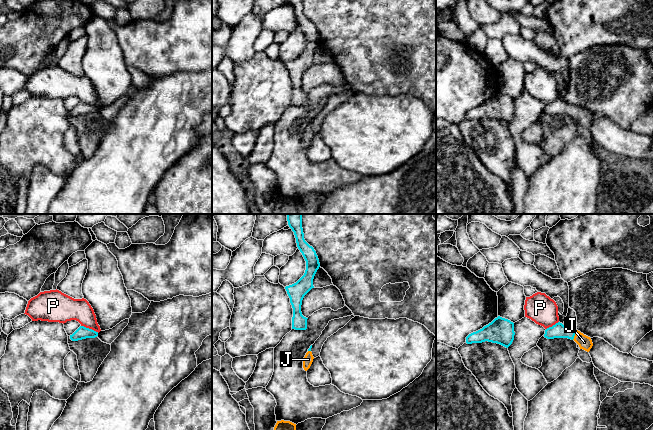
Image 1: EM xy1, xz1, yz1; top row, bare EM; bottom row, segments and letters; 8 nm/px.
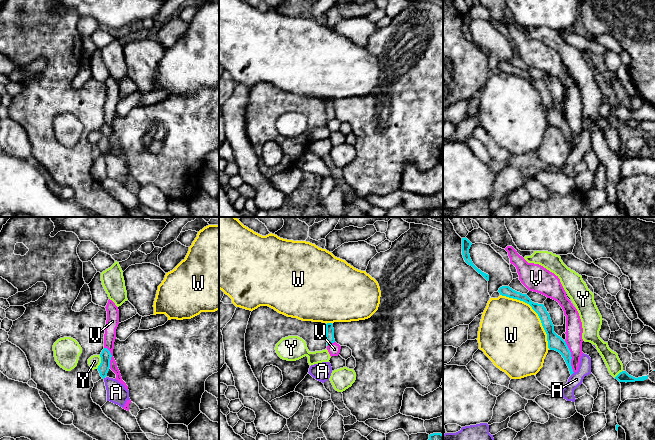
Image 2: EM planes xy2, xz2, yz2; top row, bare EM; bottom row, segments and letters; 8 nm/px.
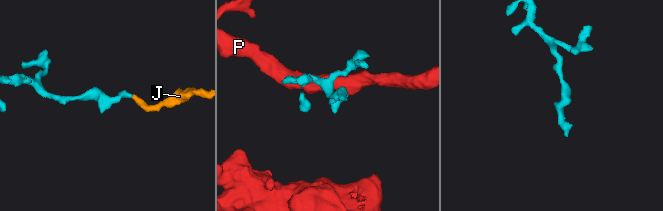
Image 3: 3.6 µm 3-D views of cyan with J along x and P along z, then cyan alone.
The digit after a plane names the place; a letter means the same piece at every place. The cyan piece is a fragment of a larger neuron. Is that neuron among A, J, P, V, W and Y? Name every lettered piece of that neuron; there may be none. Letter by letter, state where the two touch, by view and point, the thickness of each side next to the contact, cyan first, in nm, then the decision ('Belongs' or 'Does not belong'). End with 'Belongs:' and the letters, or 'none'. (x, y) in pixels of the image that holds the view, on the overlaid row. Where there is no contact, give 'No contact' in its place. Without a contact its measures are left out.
A: Touches cyan at yz2 (572, 373). Thickness 110 nm (cyan) against 110 nm. Does not belong
J: Touches cyan at yz1 (574, 335). Thickness 120 nm (cyan) against 110 nm. Belongs
P: Touches cyan at xy1 (90, 329). Thickness 100 nm (cyan) against 190 nm. Does not belong
V: Touches cyan at yz2 (571, 357). Thickness 120 nm (cyan) against 140 nm. Does not belong
W: Touches cyan at yz2 (535, 311). Thickness 90 nm (cyan) against 500 nm. Does not belong
Y: Touches cyan at xy2 (101, 362). Thickness 90 nm (cyan) against 100 nm. Does not belong
Belongs: J

